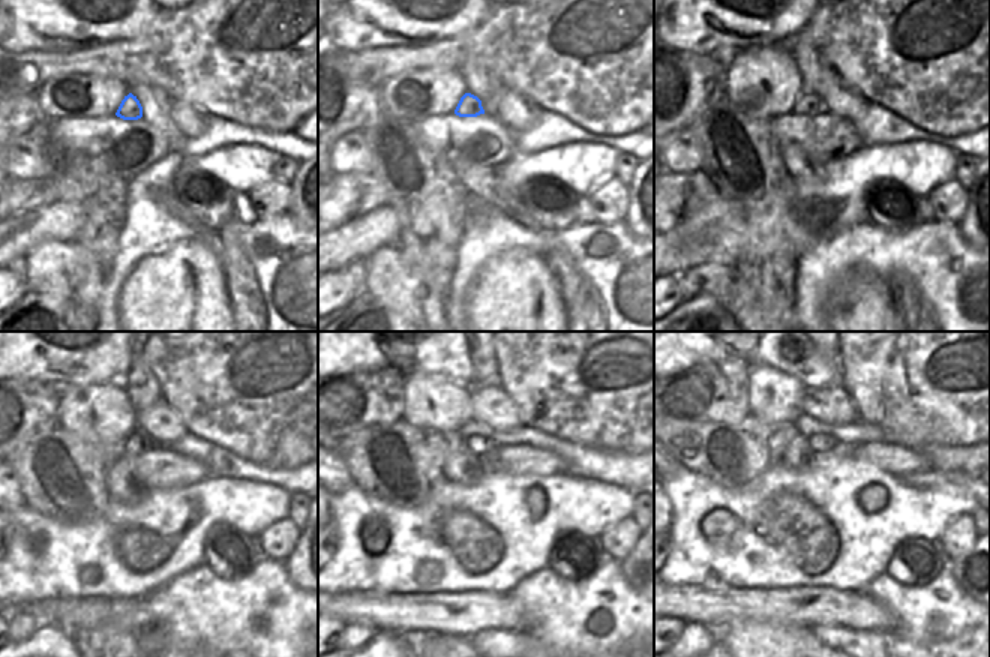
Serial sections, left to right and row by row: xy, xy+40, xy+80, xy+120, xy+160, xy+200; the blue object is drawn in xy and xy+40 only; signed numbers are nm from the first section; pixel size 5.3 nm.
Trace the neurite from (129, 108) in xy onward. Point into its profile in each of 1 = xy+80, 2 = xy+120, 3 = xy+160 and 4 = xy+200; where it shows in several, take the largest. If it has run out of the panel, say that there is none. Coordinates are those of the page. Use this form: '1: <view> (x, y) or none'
1: xy+80 (807, 105)
2: xy+120 (137, 441)
3: xy+160 (479, 444)
4: xy+200 (818, 443)

